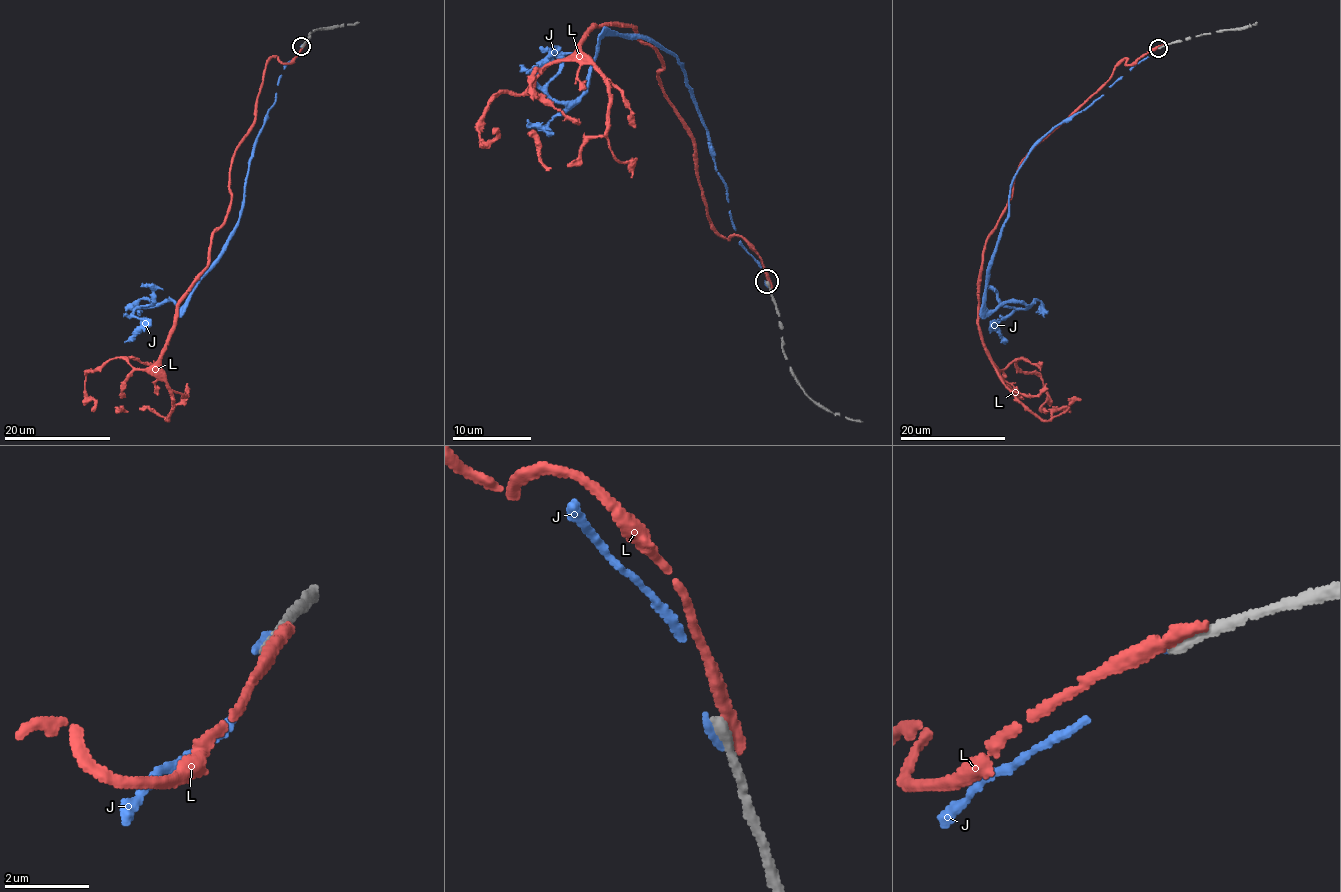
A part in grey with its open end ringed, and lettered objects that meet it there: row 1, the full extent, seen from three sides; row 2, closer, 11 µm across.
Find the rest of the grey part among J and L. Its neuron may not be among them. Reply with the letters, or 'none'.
none

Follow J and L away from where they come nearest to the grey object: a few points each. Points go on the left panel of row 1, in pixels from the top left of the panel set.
J: (302, 46), (281, 75), (220, 258), (180, 308), (171, 301), (138, 306), (124, 342)
L: (302, 46), (289, 63), (269, 60), (207, 269), (178, 304), (161, 359), (168, 419), (148, 407), (117, 411)

